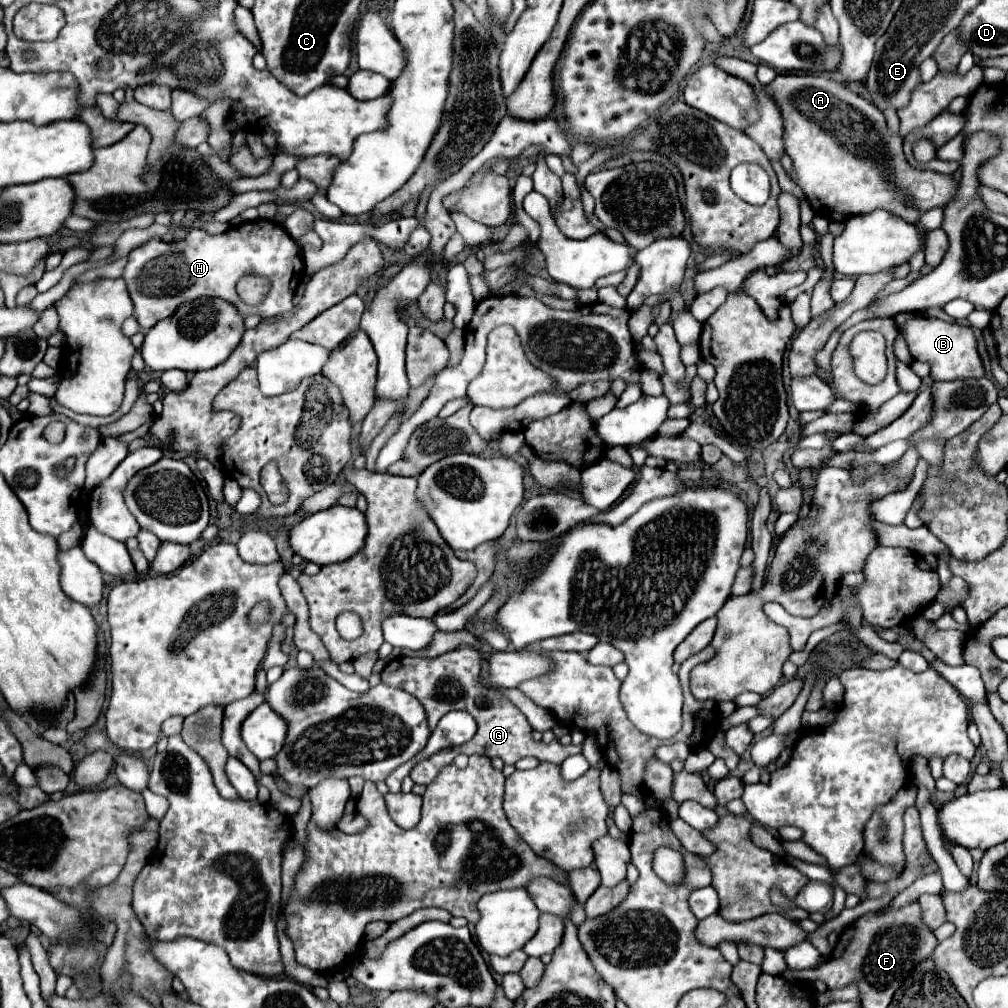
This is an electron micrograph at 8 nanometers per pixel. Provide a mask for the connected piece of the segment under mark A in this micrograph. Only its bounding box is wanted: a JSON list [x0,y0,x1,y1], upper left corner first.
[714,56,958,224]

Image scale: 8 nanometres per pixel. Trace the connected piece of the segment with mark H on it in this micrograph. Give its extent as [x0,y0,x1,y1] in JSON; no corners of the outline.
[124,220,304,330]

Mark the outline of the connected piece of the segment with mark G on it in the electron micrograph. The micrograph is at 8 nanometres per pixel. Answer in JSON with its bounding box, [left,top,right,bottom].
[380,646,582,784]

